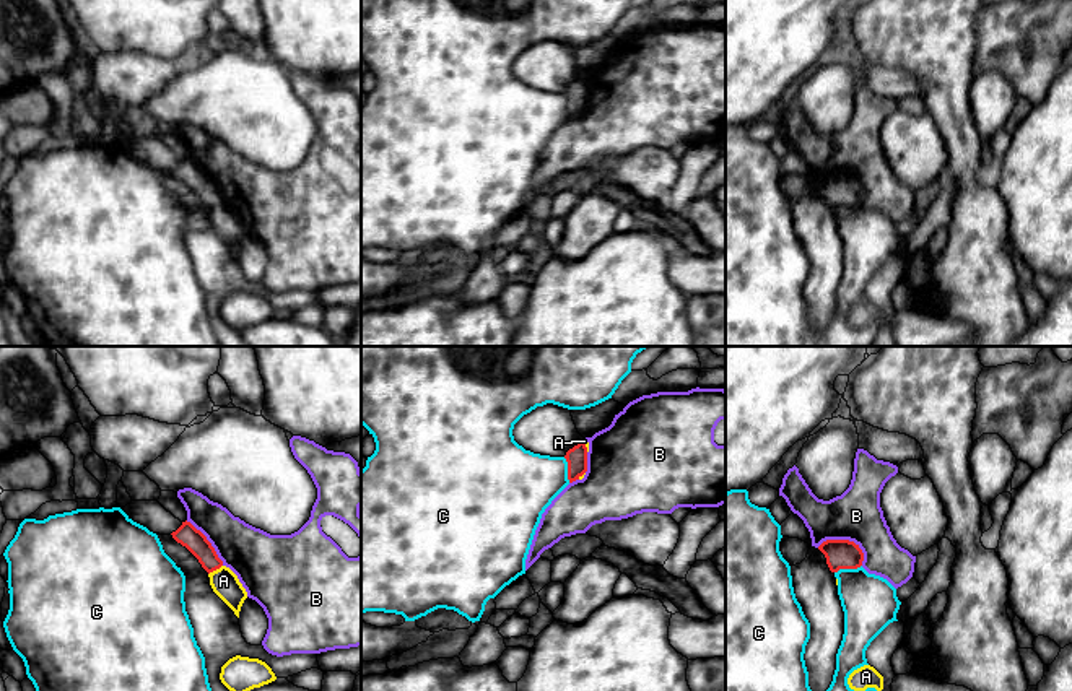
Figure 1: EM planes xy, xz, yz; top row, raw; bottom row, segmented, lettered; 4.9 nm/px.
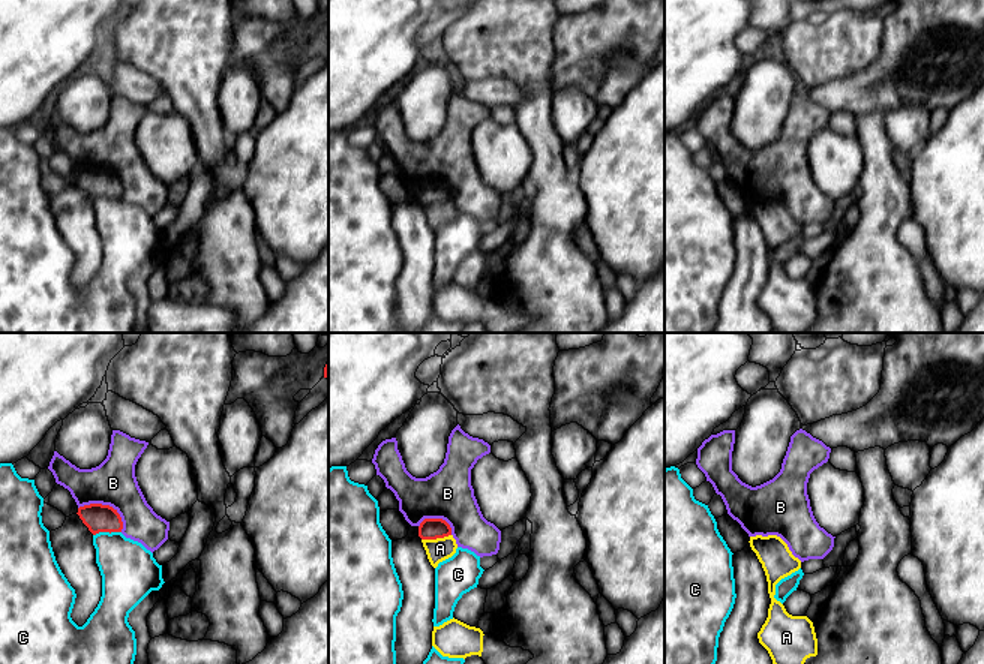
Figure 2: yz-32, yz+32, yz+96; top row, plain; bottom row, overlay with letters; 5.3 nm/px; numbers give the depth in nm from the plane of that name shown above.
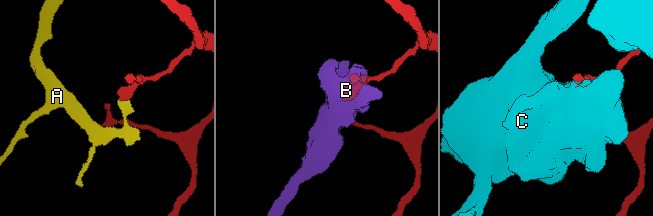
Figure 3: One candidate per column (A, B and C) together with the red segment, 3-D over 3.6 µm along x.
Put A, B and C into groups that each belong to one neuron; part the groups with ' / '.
A / B / C

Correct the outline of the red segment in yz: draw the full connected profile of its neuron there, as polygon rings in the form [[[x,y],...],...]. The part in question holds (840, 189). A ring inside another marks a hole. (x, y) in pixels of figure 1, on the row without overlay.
[[[826,176],[818,185],[825,190],[831,208],[838,208],[839,205],[857,205],[864,197],[864,189],[859,180],[849,176]]]

